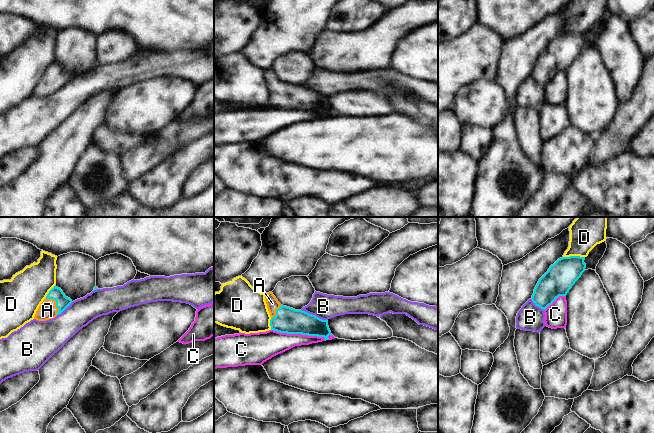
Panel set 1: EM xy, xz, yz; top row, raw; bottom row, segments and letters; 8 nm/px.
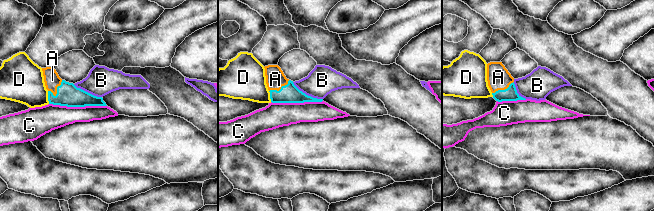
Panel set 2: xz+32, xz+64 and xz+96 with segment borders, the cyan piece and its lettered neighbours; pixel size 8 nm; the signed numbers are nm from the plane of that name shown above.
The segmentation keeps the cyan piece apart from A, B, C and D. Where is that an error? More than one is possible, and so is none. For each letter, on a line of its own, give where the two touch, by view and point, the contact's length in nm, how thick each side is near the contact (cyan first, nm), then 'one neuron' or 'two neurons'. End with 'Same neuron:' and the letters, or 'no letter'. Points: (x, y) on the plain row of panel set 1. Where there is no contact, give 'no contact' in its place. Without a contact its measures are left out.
A: xy (56, 79) | 170 nm | 110/150 nm | one neuron
B: xz (314, 91) | 220 nm | 200/200 nm | two neurons
C: xz (299, 109) | 440 nm | 200/200 nm | two neurons
D: yz (573, 32) | 180 nm | 240/220 nm | two neurons
Same neuron: A

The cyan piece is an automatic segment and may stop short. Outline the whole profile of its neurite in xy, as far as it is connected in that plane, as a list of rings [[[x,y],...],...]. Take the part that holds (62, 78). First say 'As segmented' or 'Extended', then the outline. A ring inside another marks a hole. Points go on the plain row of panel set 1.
Extended. [[[54,62],[39,82],[34,95],[46,97],[55,94],[70,82],[71,79],[72,76],[66,73],[60,64]]]

